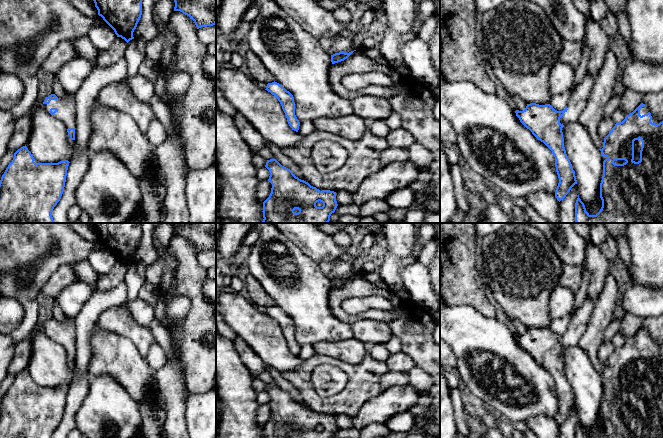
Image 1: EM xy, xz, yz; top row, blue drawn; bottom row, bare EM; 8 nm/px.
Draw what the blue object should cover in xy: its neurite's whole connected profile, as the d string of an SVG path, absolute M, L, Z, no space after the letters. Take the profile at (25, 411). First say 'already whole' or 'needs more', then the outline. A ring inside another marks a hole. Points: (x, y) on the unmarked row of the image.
already whole; M26 369L14 377L0 404L0 438L52 438L64 416L70 386L36 388L34 384Z

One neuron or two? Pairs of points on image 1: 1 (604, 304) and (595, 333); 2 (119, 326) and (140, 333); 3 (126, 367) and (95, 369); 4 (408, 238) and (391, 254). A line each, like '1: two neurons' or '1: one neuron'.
1: one neuron
2: one neuron
3: one neuron
4: one neuron

